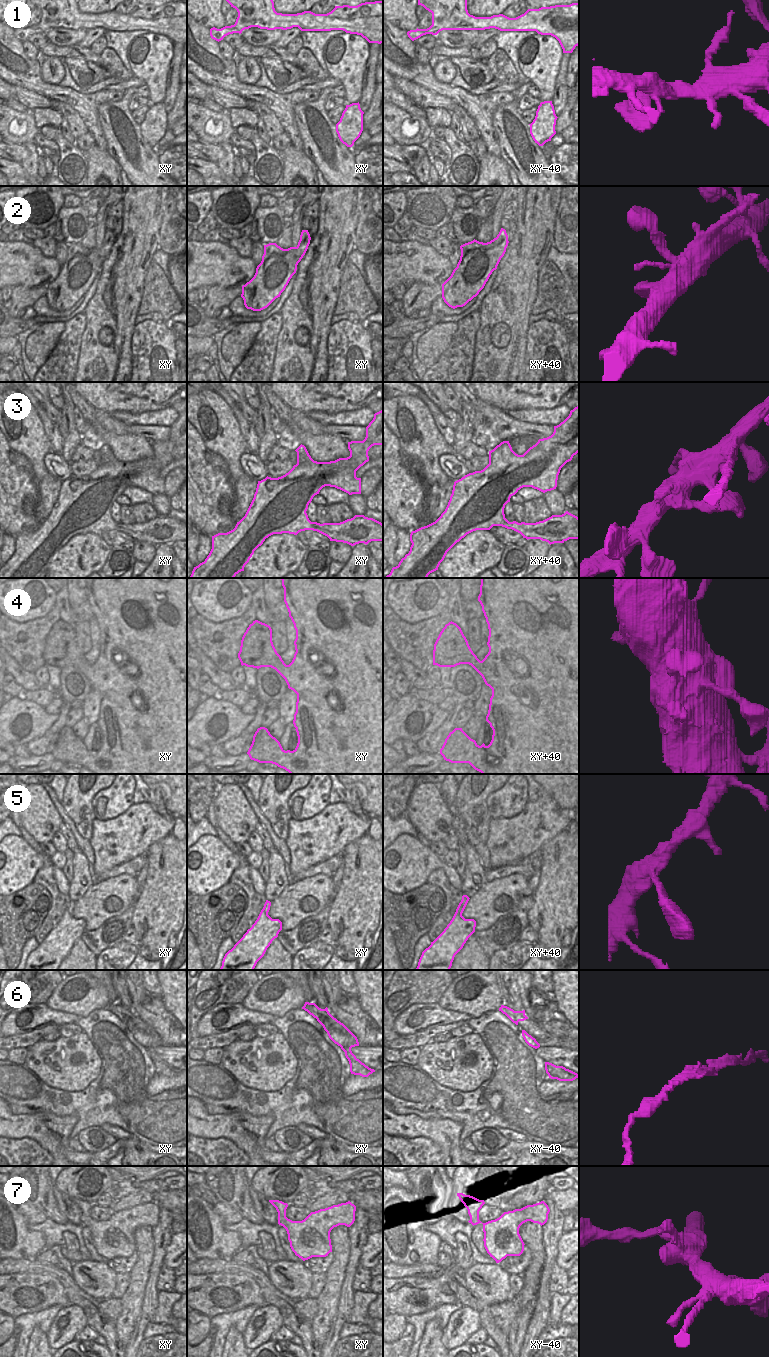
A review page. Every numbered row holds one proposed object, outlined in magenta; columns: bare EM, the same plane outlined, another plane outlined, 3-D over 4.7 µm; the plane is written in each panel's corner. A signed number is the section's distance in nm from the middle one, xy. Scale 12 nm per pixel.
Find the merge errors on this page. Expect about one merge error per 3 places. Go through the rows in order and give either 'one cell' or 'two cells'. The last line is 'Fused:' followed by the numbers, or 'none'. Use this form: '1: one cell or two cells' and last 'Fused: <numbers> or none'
1: one cell
2: one cell
3: one cell
4: one cell
5: one cell
6: two cells
7: one cell
Fused: 6

